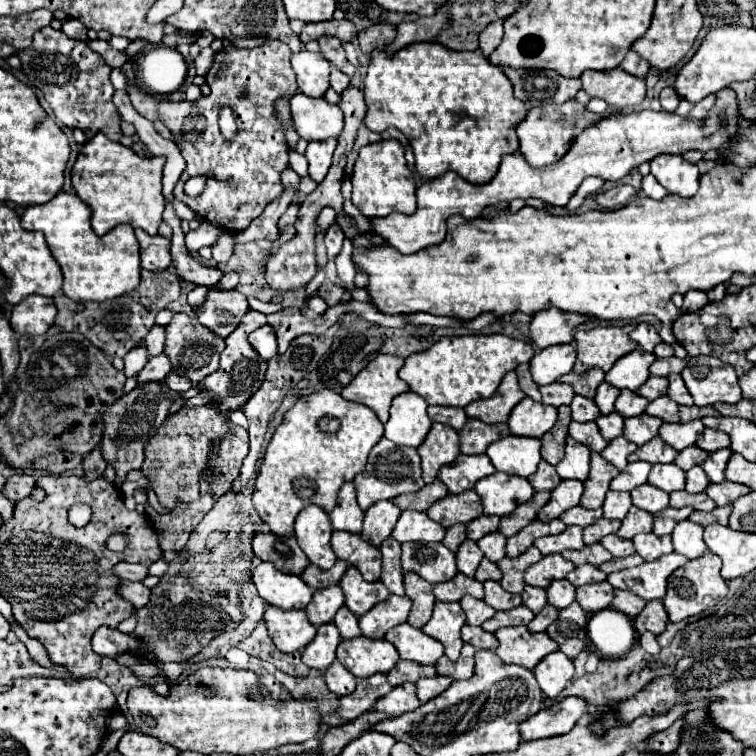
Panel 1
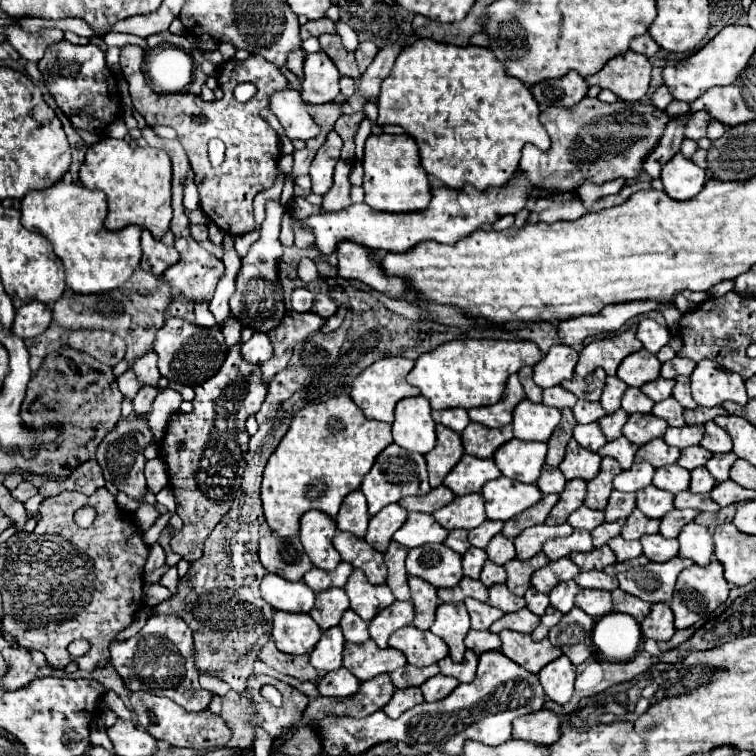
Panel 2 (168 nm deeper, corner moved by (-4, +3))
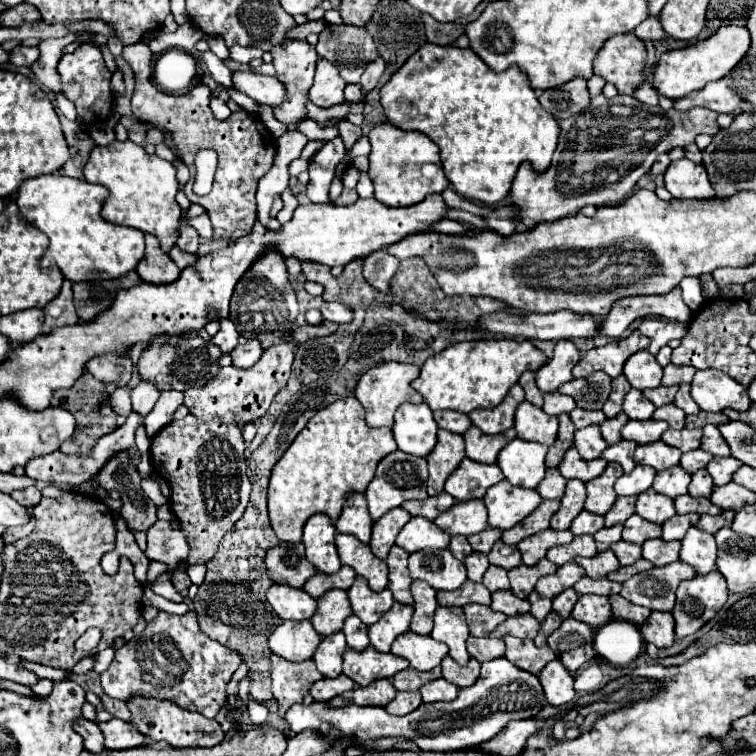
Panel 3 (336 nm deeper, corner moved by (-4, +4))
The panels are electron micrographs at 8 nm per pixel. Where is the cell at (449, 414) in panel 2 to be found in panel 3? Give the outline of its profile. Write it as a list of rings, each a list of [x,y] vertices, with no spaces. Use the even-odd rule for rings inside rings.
[[[437,410],[437,412],[433,412],[433,416],[435,416],[435,422],[437,422],[439,428],[449,430],[449,432],[455,432],[455,434],[463,434],[471,426],[469,416],[463,414],[463,412]]]

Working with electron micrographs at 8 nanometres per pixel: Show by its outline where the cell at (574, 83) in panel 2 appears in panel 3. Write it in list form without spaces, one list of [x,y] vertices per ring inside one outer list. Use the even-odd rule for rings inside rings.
[[[573,78],[571,82],[557,86],[553,90],[545,90],[539,96],[541,106],[553,114],[555,118],[569,118],[579,112],[583,112],[589,102],[589,90],[587,90],[587,80],[585,78]]]

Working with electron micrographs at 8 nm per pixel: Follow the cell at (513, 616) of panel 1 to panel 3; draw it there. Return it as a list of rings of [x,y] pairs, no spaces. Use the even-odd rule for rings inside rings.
[[[519,614],[507,618],[501,626],[497,626],[489,636],[491,638],[503,638],[507,634],[517,638],[535,638],[539,632],[539,622],[531,614]]]

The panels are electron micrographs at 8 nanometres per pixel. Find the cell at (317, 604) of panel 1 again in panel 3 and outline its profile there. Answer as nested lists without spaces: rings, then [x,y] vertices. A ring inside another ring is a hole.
[[[329,590],[317,600],[317,610],[311,618],[313,628],[321,636],[329,636],[341,630],[345,618],[351,616],[351,604],[347,592],[343,590]]]

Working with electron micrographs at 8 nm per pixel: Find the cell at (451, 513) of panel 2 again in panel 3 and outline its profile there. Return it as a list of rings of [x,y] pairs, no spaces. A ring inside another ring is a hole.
[[[469,500],[469,502],[457,502],[443,514],[435,518],[435,524],[445,530],[447,534],[477,534],[487,528],[487,508],[483,500]]]

